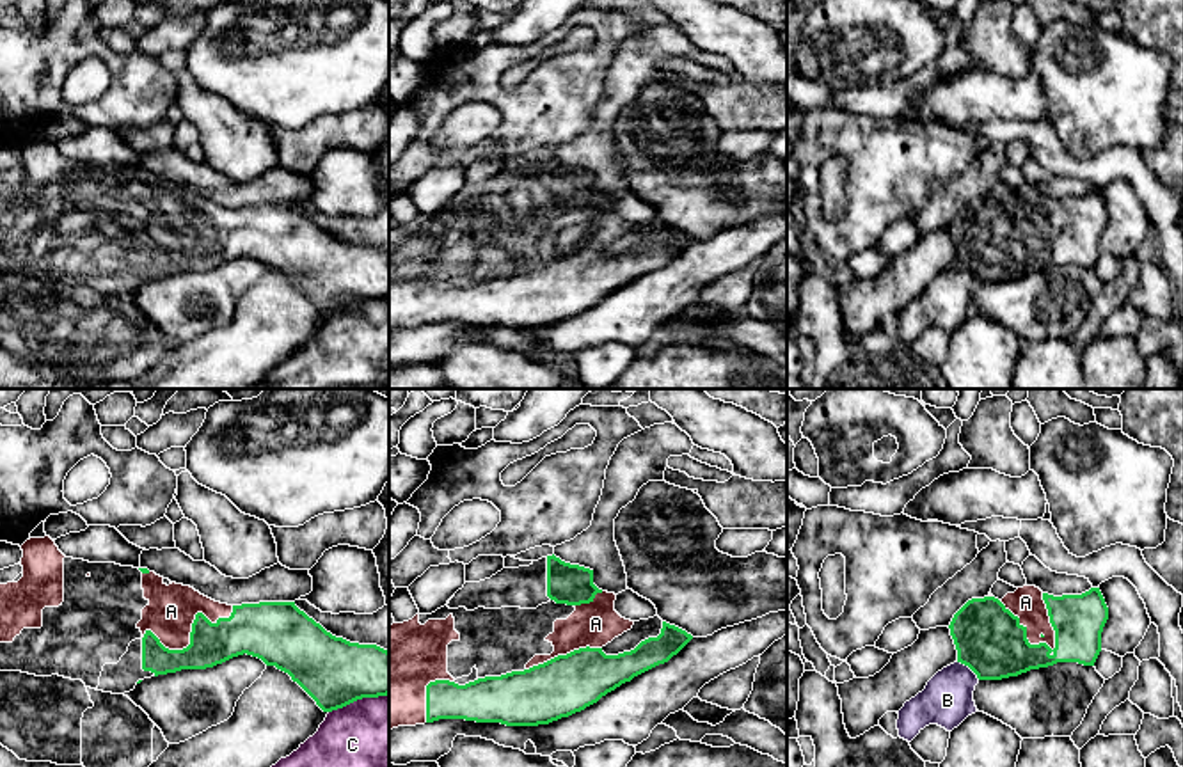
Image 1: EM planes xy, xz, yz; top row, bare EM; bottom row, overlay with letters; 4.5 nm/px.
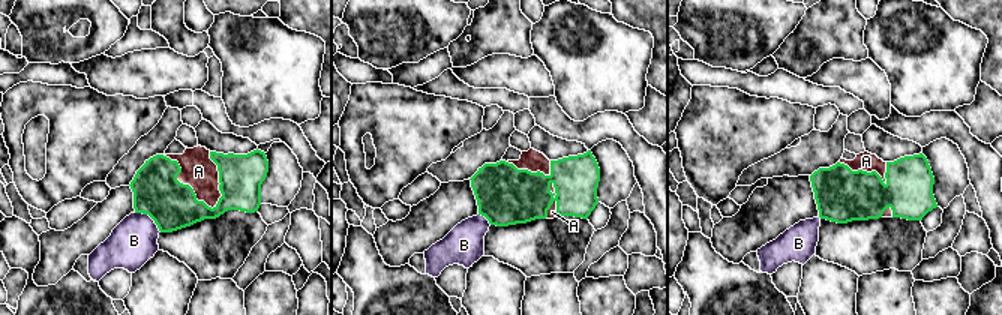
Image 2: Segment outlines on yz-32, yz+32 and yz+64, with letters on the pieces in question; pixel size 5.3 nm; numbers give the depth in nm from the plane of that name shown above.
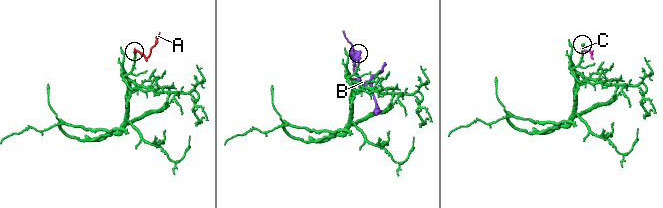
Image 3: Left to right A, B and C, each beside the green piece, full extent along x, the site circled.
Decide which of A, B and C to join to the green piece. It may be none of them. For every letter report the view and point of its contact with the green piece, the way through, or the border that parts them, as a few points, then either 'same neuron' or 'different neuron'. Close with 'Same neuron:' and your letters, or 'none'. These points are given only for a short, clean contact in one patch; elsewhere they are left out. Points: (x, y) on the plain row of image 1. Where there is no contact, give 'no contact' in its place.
A: contact yz (1025, 237); same neuron
B: contact yz (968, 268); border yz (958, 263), (979, 281); different neuron
C: contact xy (357, 300); different neuron
Same neuron: A

